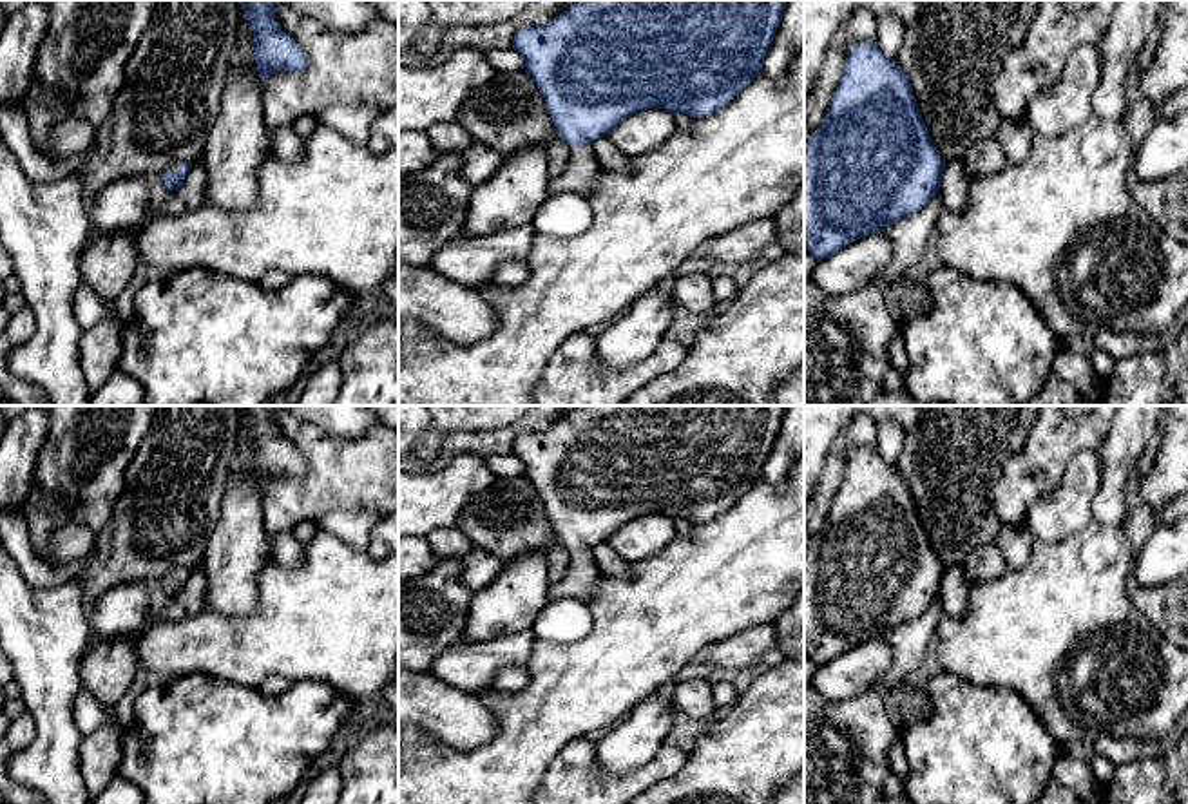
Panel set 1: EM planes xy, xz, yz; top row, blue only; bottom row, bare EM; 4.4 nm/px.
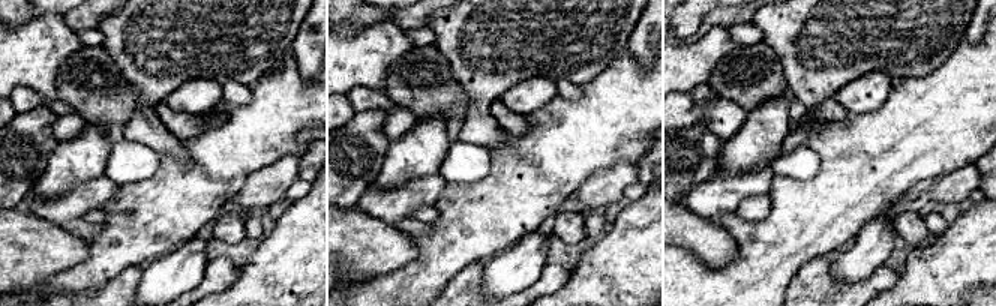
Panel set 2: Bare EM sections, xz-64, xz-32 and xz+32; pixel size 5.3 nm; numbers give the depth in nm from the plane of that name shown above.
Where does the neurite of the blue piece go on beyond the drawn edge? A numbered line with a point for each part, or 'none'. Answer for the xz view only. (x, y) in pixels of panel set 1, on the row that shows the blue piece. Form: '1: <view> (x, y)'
1: xz (582, 172)

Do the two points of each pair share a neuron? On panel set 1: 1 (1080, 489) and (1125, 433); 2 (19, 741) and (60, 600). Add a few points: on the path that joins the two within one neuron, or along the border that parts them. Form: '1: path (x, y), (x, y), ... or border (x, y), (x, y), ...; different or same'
1: border (1100, 448), (1101, 486), (1091, 504); different
2: border (28, 710), (33, 719), (35, 736), (19, 754); different

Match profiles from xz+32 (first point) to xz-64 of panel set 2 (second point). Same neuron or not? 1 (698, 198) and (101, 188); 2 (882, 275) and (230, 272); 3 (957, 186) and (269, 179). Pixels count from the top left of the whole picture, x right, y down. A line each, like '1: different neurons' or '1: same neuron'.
1: same neuron
2: same neuron
3: same neuron

